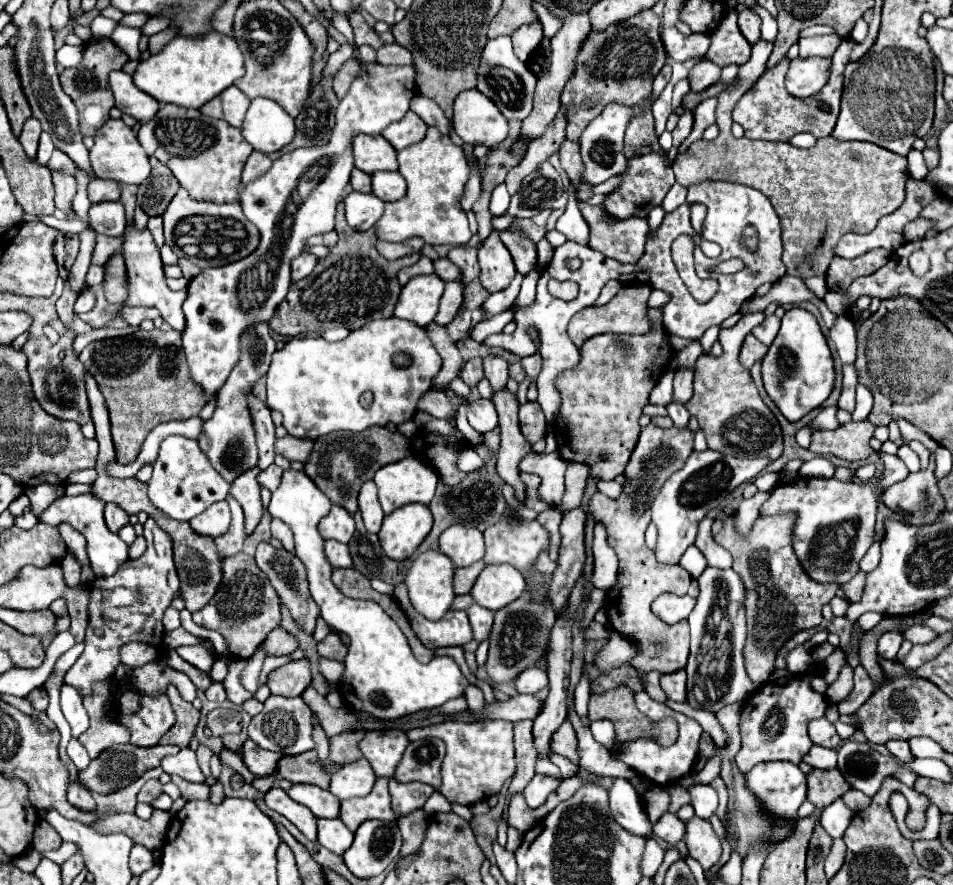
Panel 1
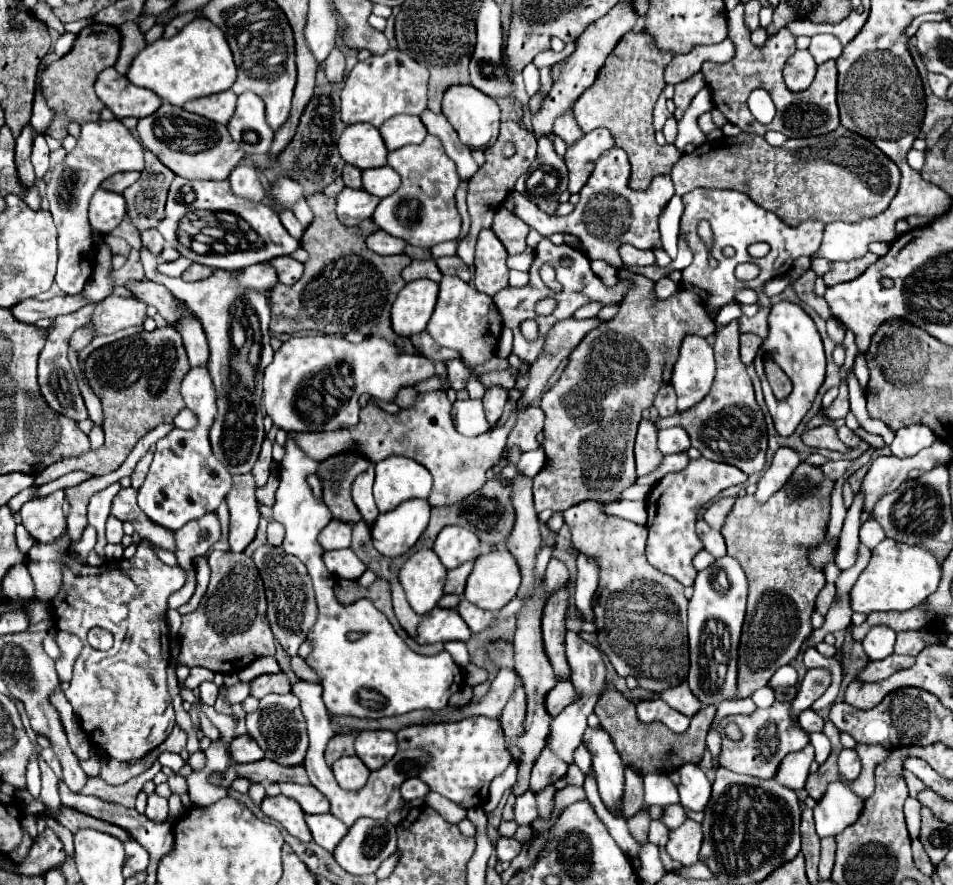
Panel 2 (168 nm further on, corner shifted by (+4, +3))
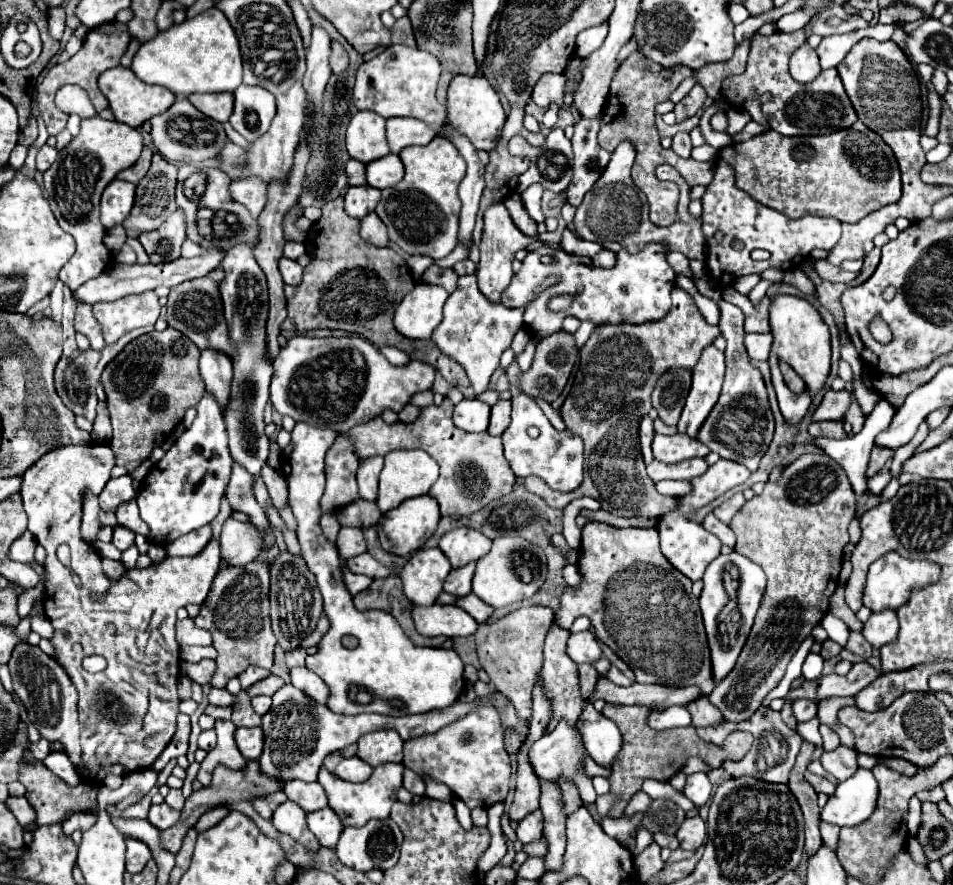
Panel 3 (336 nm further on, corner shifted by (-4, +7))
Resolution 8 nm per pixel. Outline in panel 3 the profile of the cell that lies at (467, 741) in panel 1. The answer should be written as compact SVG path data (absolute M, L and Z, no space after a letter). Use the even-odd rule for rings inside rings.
M482 707L426 737L404 743L404 765L414 773L444 783L470 809L490 807L506 799L510 789L510 757L504 749L504 729L498 711Z

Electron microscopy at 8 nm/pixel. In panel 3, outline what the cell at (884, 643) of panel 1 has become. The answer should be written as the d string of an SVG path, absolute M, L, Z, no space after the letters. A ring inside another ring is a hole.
M888 609L888 611L882 611L882 613L872 613L870 619L864 623L862 635L876 649L882 649L884 645L894 643L898 639L896 611Z

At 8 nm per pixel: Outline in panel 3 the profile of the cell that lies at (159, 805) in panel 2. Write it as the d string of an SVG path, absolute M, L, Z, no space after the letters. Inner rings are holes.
M166 801L160 803L160 805L152 805L150 813L148 813L148 821L154 823L158 829L166 829L168 825L176 823L178 817L180 817L180 811L172 809Z

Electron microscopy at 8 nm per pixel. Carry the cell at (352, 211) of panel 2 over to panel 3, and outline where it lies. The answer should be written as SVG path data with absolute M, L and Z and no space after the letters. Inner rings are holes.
M370 185L348 187L344 195L344 209L350 217L362 219L366 217L366 213L372 213L376 209L378 201L380 201L380 191Z

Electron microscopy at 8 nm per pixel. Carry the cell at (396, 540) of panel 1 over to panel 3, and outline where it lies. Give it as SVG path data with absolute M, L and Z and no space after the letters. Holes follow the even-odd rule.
M412 497L398 505L398 509L390 509L390 513L382 515L378 523L378 529L384 531L384 535L380 535L382 549L394 555L414 553L432 537L438 521L440 509L434 497Z

